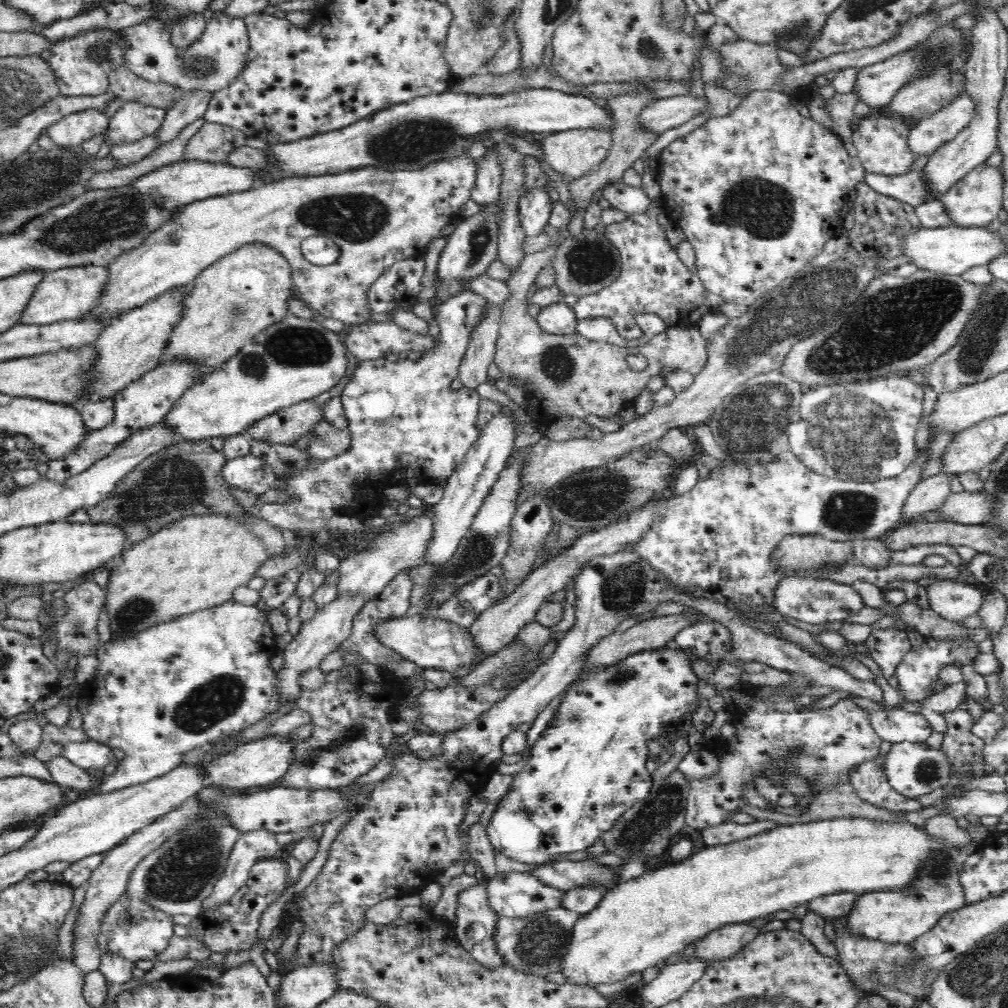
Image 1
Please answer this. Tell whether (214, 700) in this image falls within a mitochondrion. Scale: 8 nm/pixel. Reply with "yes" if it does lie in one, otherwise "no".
yes

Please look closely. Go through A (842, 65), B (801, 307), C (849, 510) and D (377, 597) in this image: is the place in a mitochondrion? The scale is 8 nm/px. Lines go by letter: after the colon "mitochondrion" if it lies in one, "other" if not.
A: other
B: mitochondrion
C: mitochondrion
D: other

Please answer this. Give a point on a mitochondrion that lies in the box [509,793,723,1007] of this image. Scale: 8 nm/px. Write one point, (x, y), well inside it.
(539, 944)

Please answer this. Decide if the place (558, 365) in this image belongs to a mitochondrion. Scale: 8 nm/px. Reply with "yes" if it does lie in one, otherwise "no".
yes

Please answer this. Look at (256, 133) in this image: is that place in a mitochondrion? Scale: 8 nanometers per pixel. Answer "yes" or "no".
no

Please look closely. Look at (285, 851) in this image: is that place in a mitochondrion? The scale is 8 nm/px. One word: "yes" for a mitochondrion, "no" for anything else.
no

